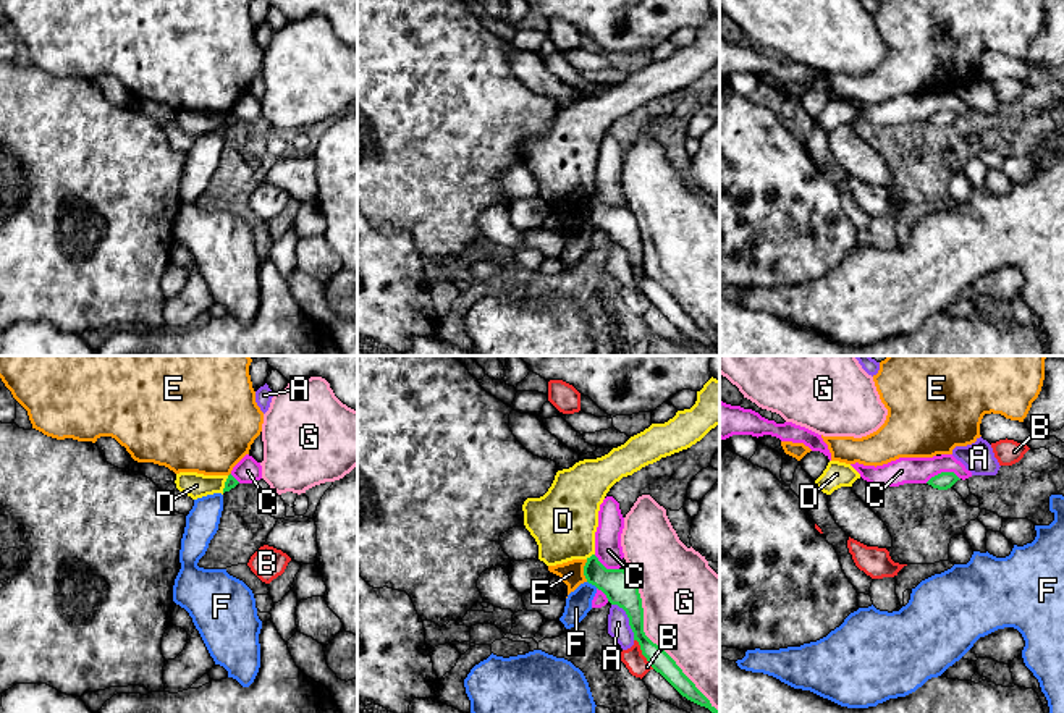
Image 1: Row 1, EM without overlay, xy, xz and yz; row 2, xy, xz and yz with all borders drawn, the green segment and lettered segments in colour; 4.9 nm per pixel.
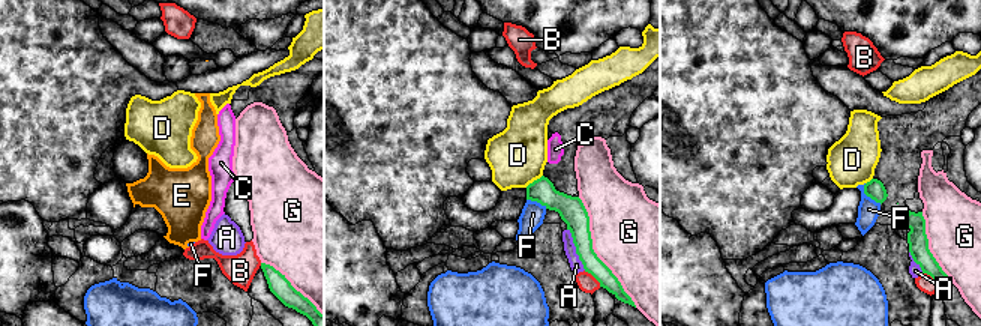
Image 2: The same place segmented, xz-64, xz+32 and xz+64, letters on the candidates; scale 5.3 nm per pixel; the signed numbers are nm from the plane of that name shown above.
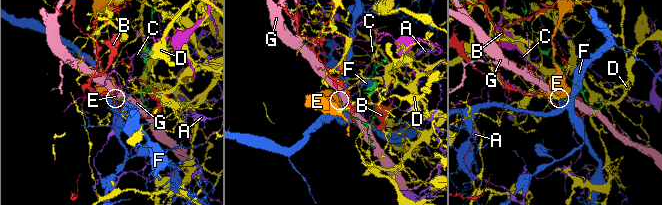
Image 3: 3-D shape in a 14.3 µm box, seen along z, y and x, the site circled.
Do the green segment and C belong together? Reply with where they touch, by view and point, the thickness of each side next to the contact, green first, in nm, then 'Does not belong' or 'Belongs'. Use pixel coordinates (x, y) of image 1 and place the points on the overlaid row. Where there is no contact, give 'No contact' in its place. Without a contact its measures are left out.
Touches green at yz (941, 472). Thickness 90 nm (green) against 130 nm. Does not belong

